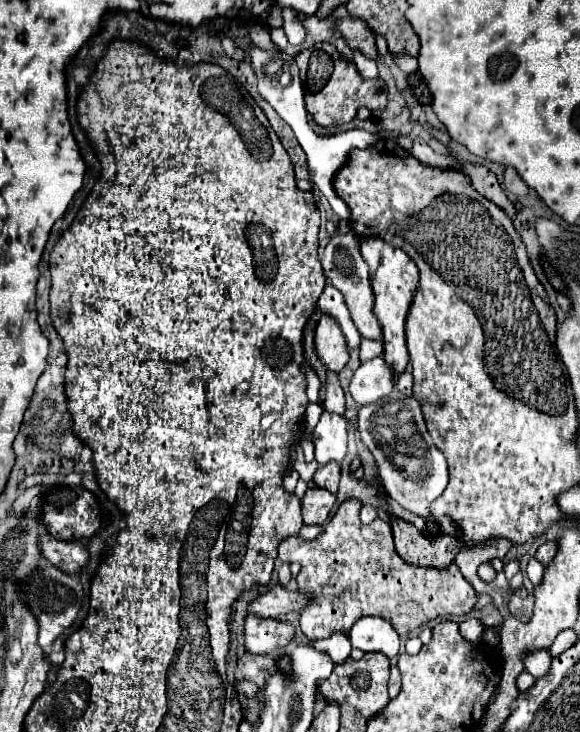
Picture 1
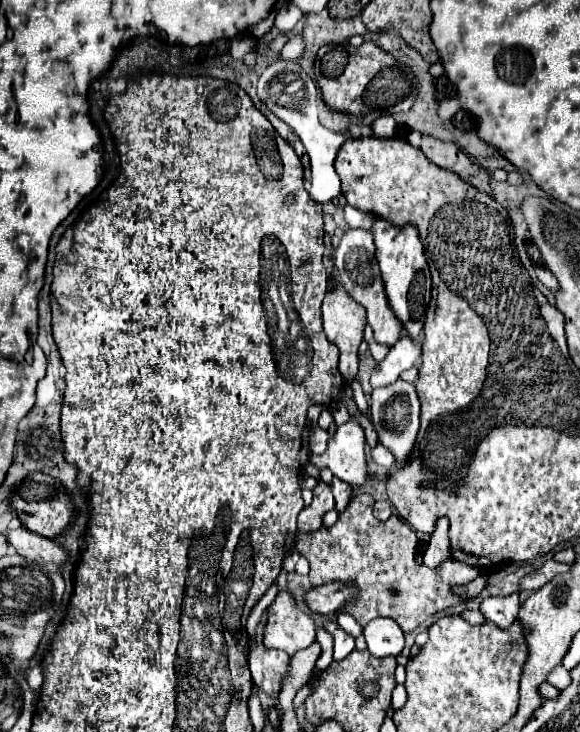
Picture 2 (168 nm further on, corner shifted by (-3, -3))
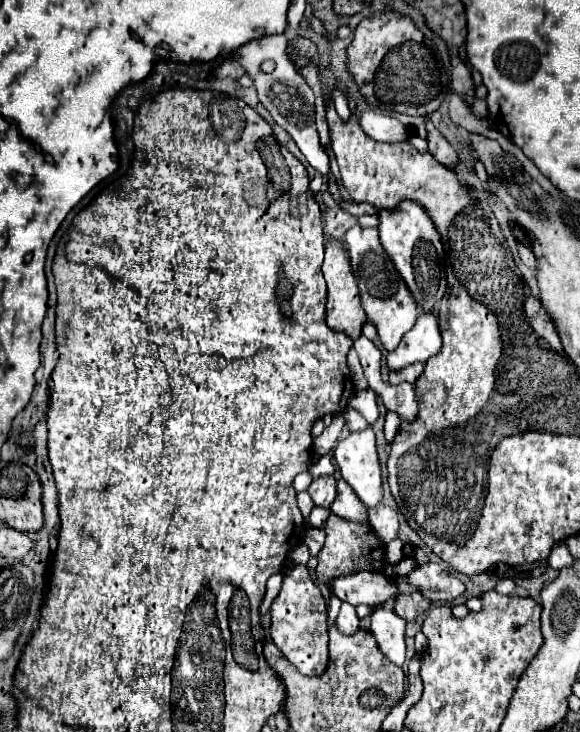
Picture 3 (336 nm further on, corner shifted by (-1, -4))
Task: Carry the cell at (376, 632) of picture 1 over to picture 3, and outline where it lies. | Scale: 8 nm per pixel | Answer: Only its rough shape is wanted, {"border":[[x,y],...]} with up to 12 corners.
{"border":[[386,600],[372,612],[370,632],[394,664],[406,658],[406,622]]}

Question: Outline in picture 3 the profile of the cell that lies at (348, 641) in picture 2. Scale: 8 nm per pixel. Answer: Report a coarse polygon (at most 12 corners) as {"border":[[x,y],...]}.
{"border":[[342,604],[336,628],[344,636],[358,630],[354,606]]}

